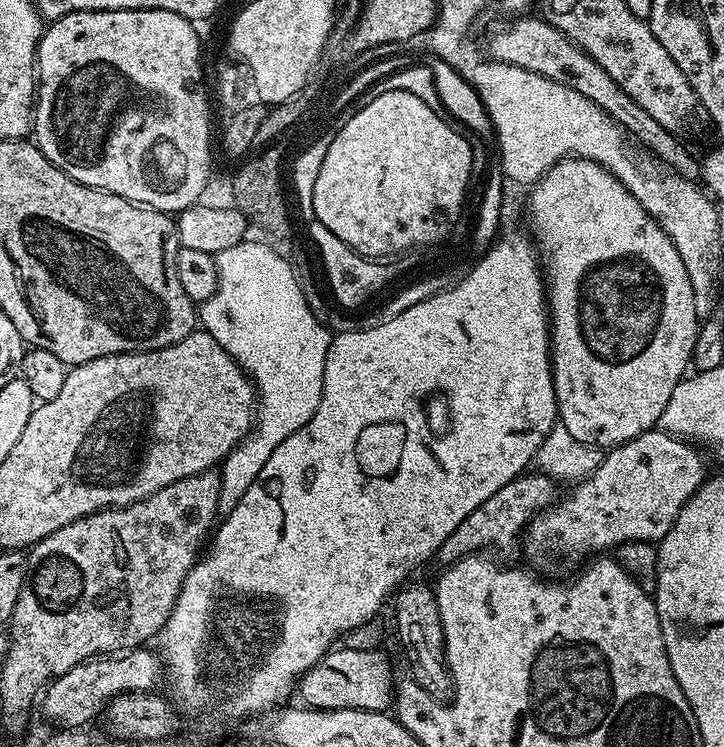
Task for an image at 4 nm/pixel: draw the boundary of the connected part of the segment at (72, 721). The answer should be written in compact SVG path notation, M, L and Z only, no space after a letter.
M141 646L138 648L133 648L131 652L126 652L123 654L109 654L107 656L97 656L94 660L87 660L86 662L82 662L78 666L74 666L70 670L66 670L66 674L62 674L59 676L57 680L51 681L49 683L46 691L43 693L42 701L44 700L44 716L46 719L49 720L50 723L53 725L51 726L53 729L56 730L80 730L83 729L85 726L88 726L88 723L91 722L92 719L99 717L101 713L103 713L104 709L107 708L108 703L115 698L115 696L120 696L123 692L151 692L157 686L156 683L161 683L162 680L162 661L157 655L155 651L147 652L149 649L147 647Z

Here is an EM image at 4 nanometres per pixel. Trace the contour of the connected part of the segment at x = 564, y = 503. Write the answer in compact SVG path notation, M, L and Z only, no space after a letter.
M663 430L643 432L630 442L617 444L605 455L594 474L573 487L576 489L572 496L561 495L552 507L528 521L528 526L522 533L524 556L529 560L527 563L537 573L547 574L549 577L560 576L571 568L579 569L580 560L587 561L597 554L607 553L604 552L607 548L615 550L631 540L658 542L668 533L670 526L674 526L682 506L686 506L686 502L706 479L704 460L699 454L701 455L689 441L681 440L679 436L670 436Z

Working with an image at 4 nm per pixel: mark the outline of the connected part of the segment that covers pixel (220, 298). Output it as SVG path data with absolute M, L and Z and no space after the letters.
M241 242L215 253L217 288L198 308L198 320L203 331L209 332L214 342L218 342L218 346L222 346L222 350L226 350L230 358L234 358L236 365L252 381L257 399L251 430L239 446L230 450L230 454L218 468L218 513L221 517L228 516L230 510L234 510L234 506L238 506L238 502L243 500L246 490L250 490L250 482L258 478L262 466L266 466L270 454L278 450L278 445L286 442L286 438L290 438L294 430L302 430L302 426L306 426L306 422L314 418L314 410L318 410L318 402L322 402L326 354L333 337L333 333L310 314L306 300L294 280L293 271L276 253L275 247L248 243Z

